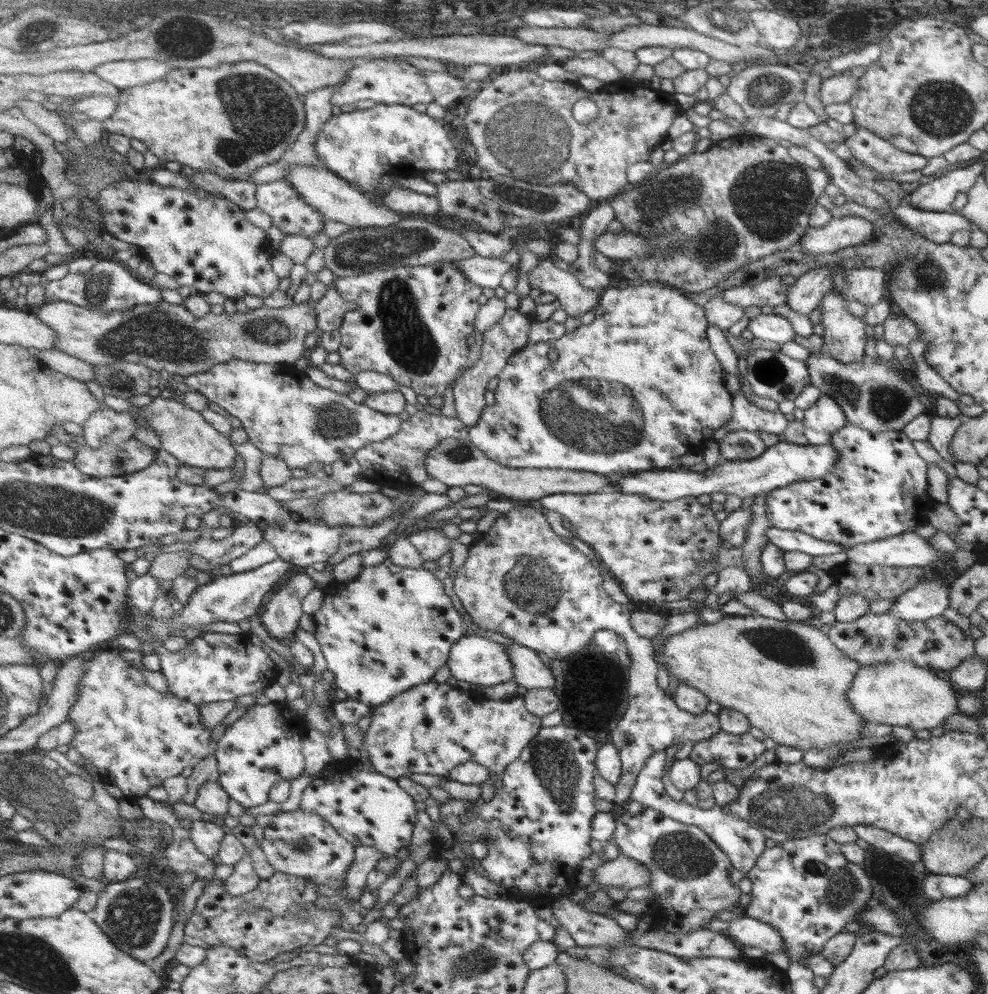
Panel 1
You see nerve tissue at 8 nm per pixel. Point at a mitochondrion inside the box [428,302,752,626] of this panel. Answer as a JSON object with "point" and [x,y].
{"point":[592,416]}

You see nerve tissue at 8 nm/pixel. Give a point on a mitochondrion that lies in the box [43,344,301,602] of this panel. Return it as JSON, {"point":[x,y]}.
{"point":[121,378]}

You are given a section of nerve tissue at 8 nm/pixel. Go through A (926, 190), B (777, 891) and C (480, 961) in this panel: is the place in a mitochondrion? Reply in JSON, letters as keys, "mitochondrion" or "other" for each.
{"A":"other","B":"other","C":"mitochondrion"}

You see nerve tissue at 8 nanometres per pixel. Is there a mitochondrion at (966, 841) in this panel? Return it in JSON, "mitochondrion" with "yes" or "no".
{"mitochondrion":"yes"}

